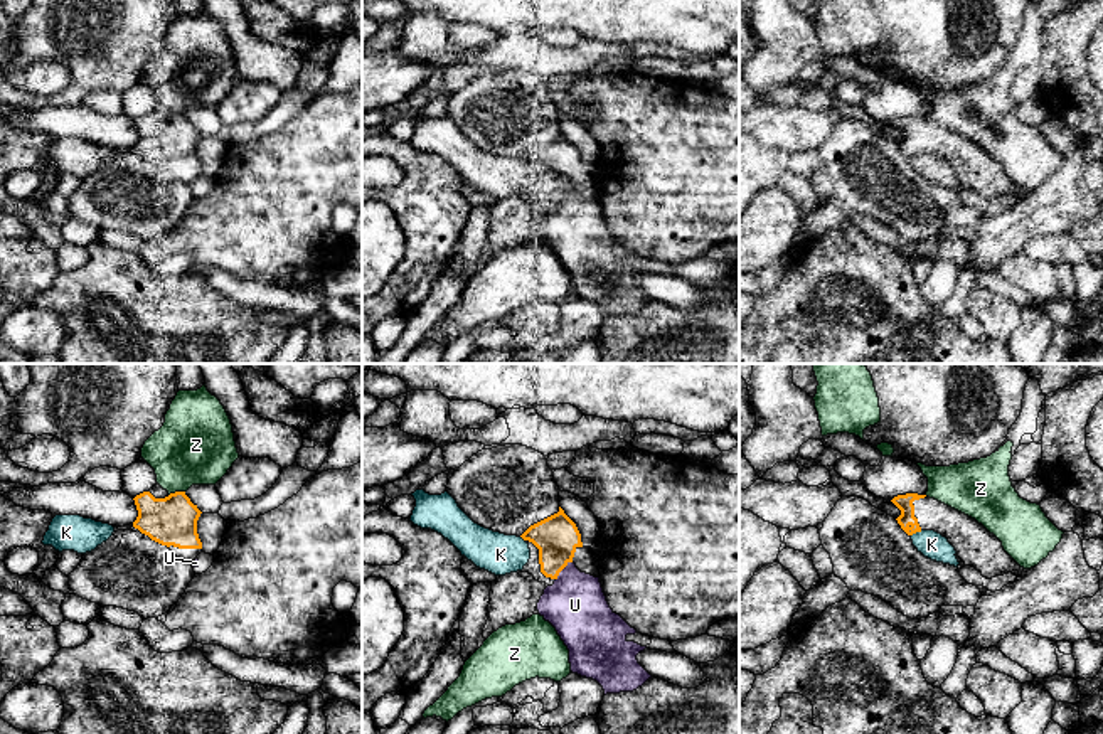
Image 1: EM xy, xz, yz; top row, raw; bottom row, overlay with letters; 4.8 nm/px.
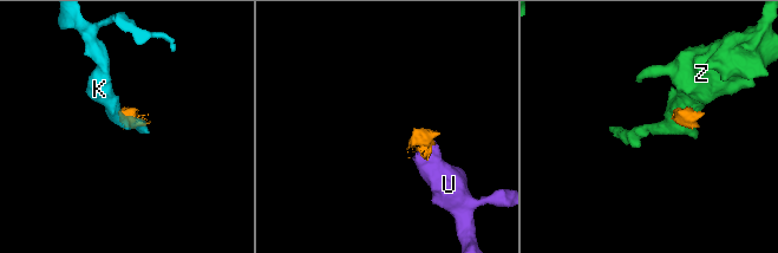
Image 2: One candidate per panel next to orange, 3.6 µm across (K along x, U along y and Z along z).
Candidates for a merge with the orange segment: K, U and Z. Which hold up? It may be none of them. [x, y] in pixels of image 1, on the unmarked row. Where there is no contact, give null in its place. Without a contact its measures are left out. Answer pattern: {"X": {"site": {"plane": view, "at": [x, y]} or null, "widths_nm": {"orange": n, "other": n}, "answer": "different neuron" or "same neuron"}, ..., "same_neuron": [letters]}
{"K": {"site": {"plane": "yz", "at": [916, 154]}, "widths_nm": {"orange": 80, "other": 130}, "answer": "different neuron"}, "U": {"site": {"plane": "xz", "at": [561, 192]}, "widths_nm": {"orange": 200, "other": 300}, "answer": "different neuron"}, "Z": {"site": {"plane": "xy", "at": [175, 115]}, "widths_nm": {"orange": 240, "other": 380}, "answer": "different neuron"}, "same_neuron": []}

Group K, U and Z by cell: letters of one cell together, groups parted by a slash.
K U / Z

